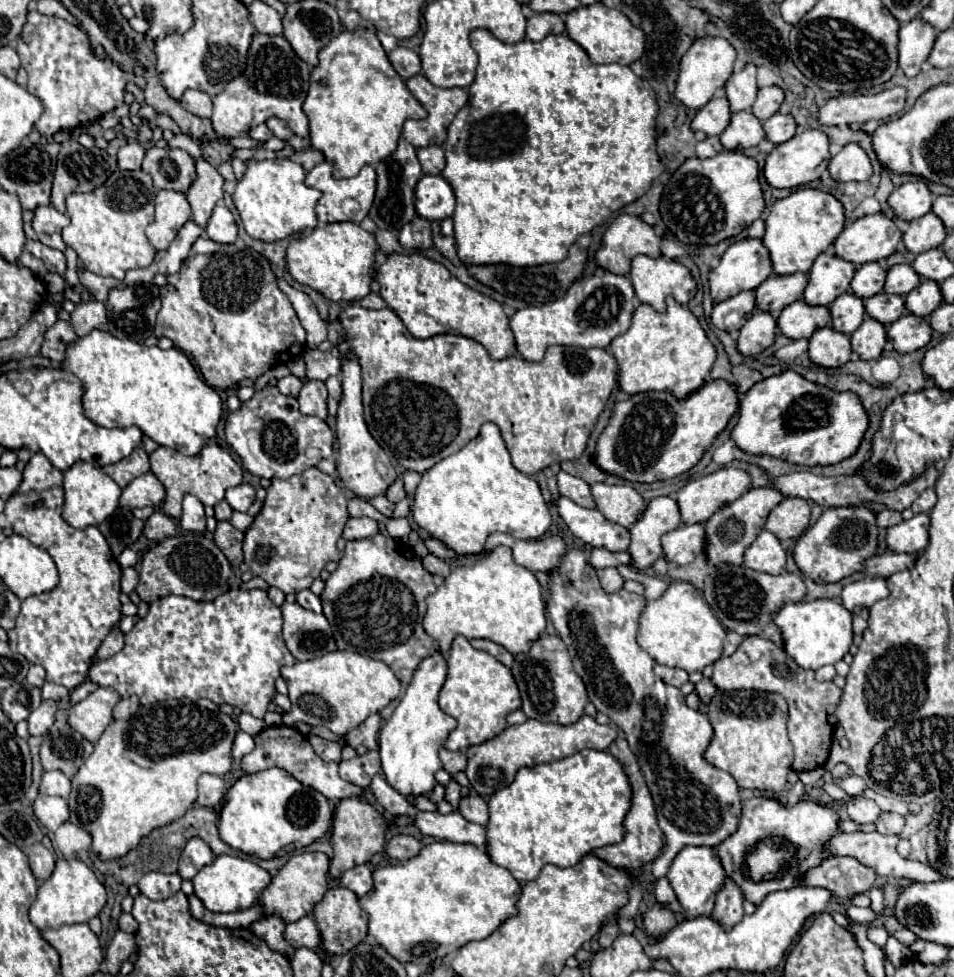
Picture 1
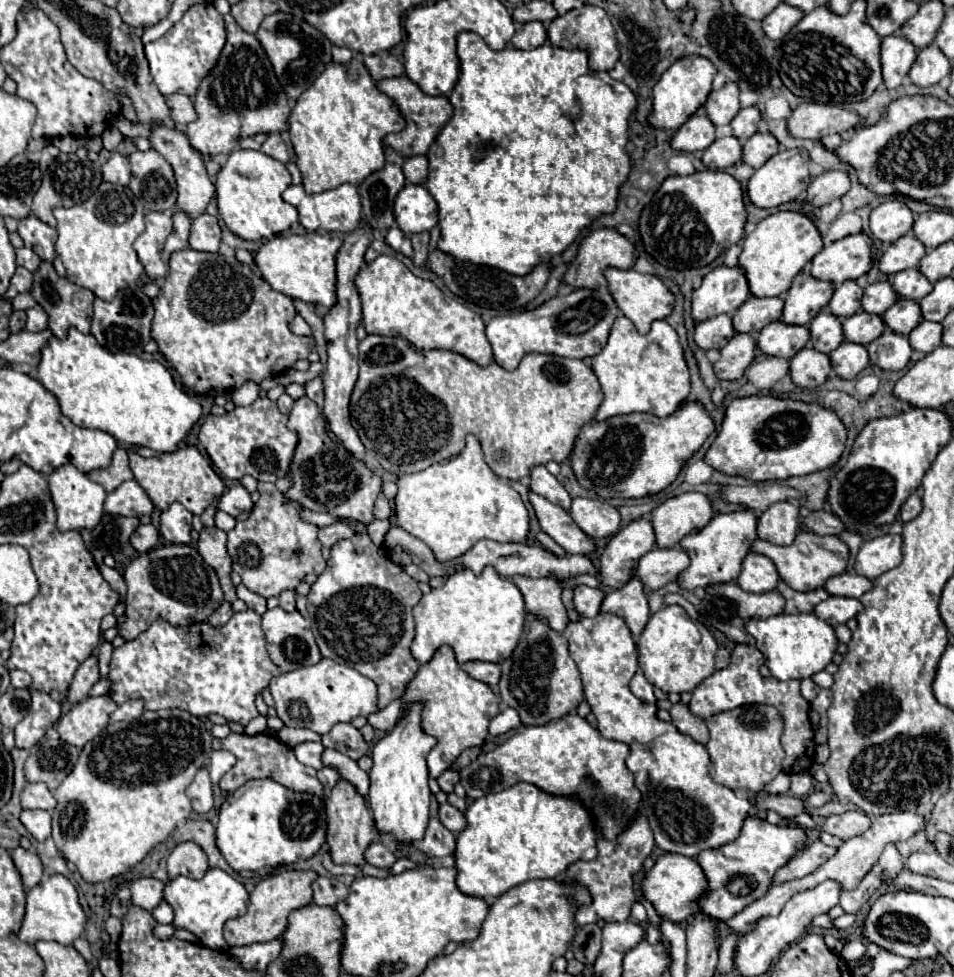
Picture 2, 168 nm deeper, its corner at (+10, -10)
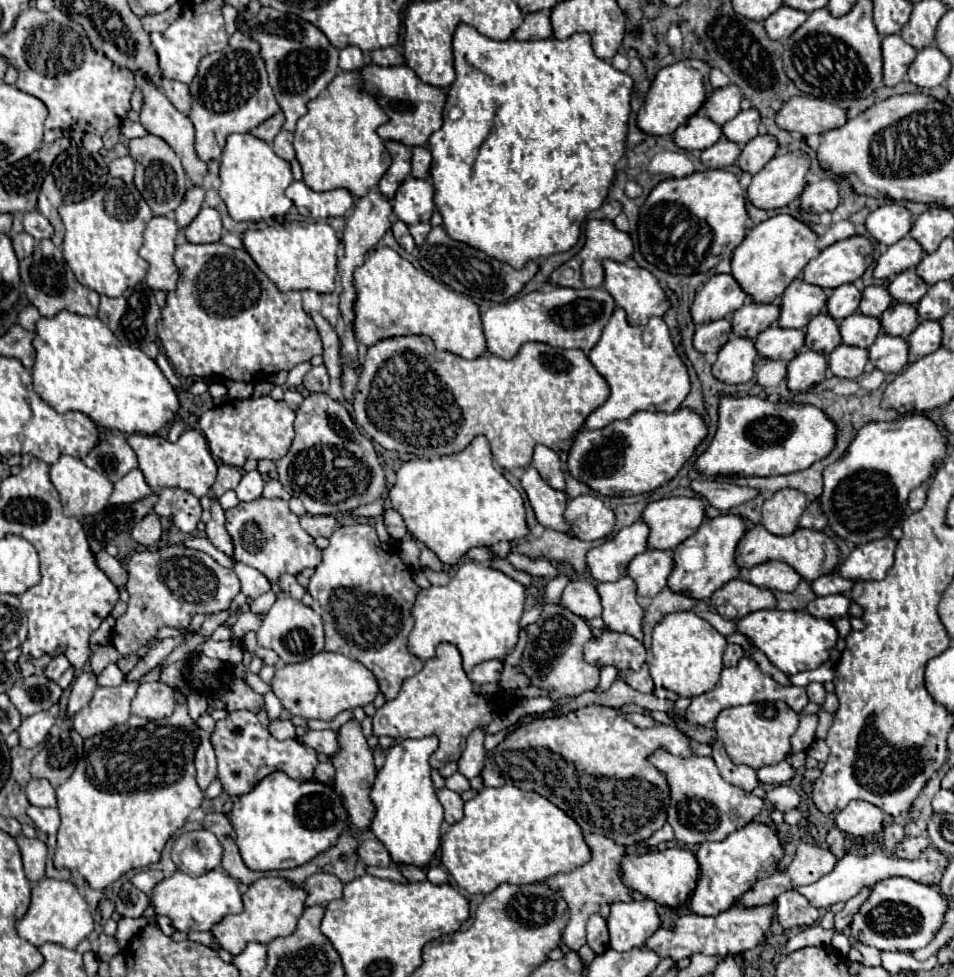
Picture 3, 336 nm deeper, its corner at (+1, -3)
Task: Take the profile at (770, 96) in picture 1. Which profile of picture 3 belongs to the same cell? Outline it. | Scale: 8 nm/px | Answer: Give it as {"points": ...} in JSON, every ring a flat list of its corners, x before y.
{"points":[[748,109,740,111,732,121,728,121,722,127,722,133,726,139,734,139,734,143,748,143,758,135,758,125,760,125,760,111,758,109]]}

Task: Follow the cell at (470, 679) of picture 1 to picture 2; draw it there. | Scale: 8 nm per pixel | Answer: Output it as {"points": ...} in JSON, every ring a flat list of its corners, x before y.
{"points":[[441,646,433,658,419,668,413,682,409,682,405,688,405,694,401,694,401,708,403,702,413,704,415,700,423,702,421,728,425,734,437,738,437,746,429,752,427,758,431,778,439,778,465,748,483,744,491,718,499,714,499,698,487,684,473,680,459,668,449,646]]}

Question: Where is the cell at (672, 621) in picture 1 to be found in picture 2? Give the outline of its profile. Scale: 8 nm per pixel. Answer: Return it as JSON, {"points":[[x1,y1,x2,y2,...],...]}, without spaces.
{"points":[[665,606,651,614,639,636,639,668,645,678,663,692,693,692,701,680,715,672,717,642,705,624,693,620,681,606]]}

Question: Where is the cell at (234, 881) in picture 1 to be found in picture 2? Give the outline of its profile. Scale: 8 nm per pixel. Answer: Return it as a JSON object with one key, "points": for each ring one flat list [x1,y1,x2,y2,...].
{"points":[[209,868,201,880,193,880,187,876,177,876,175,880,169,880,163,894,163,900,175,912,171,922,173,928,189,930,211,950,229,950,229,946,223,940,223,926,227,920,237,918,247,910,249,892,243,888,243,884,239,884,235,878,231,878,227,872,219,868]]}

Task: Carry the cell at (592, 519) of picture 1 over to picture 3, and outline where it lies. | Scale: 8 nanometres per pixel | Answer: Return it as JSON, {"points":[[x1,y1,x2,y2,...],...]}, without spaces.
{"points":[[528,467,520,481,522,481,522,487,526,489,526,495,528,495,528,499,530,499,530,505,534,507,536,519,538,519,544,527,554,529,554,531,560,531,560,533,572,531,570,523,568,523,566,517,564,517,566,503,568,503,564,491,552,489,552,487,538,475,538,471,536,471,534,467]]}

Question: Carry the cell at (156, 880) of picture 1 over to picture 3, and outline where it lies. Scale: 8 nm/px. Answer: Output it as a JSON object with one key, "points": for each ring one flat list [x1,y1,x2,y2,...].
{"points":[[150,869,150,871,140,871,132,877,132,885,136,885,140,891,144,891,146,895,152,895,152,889,164,879,164,873,158,869]]}

